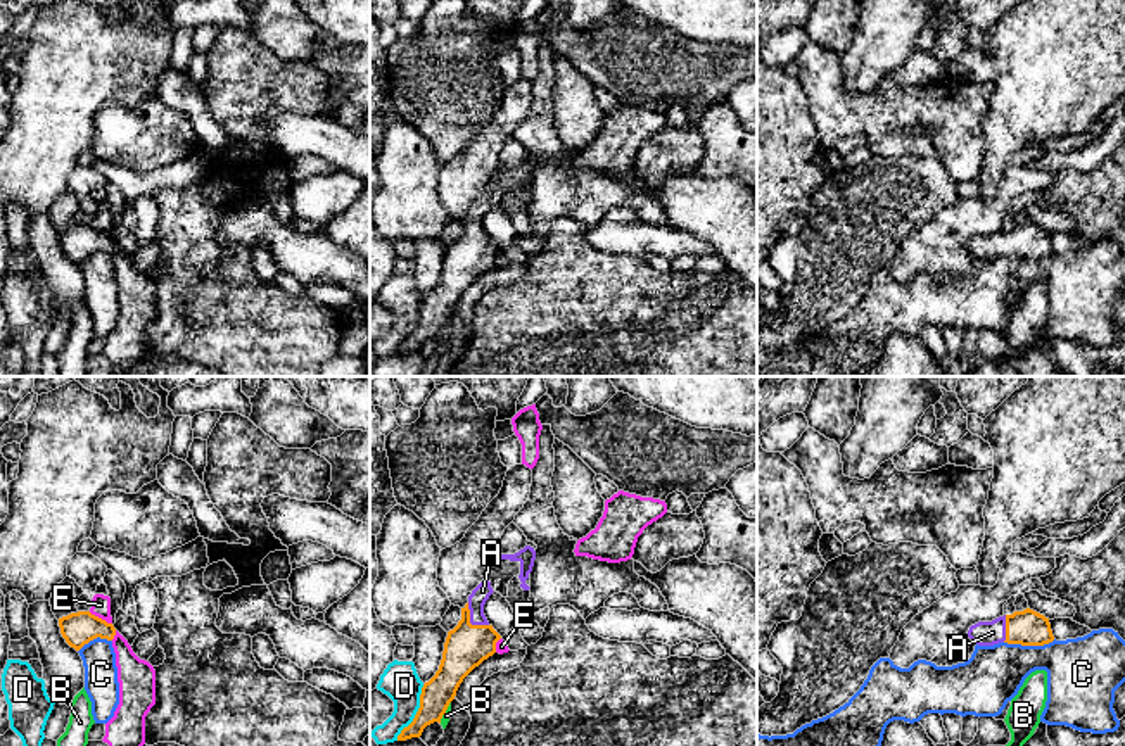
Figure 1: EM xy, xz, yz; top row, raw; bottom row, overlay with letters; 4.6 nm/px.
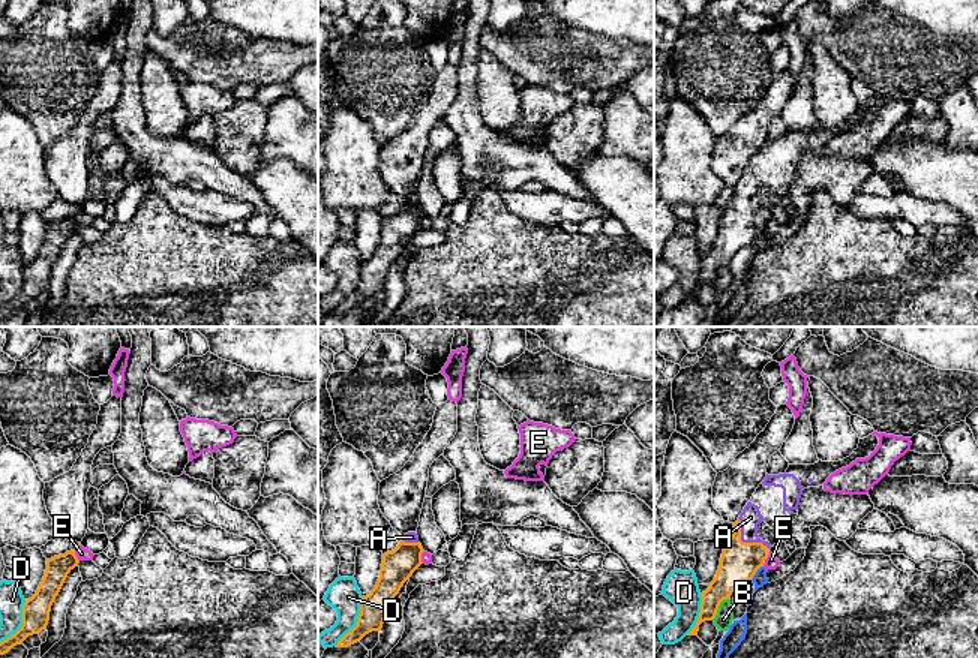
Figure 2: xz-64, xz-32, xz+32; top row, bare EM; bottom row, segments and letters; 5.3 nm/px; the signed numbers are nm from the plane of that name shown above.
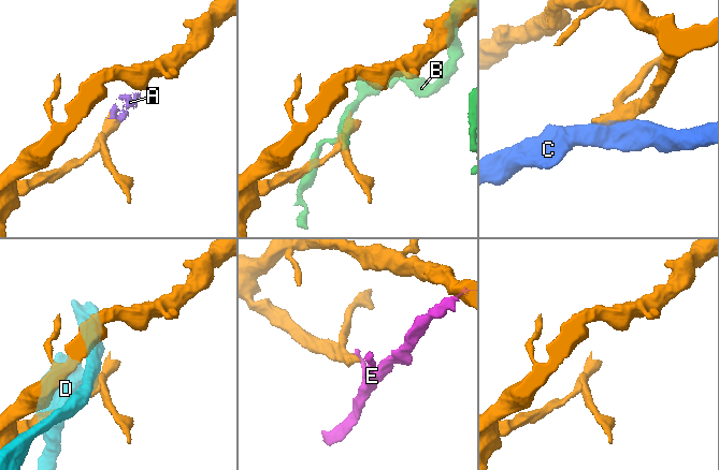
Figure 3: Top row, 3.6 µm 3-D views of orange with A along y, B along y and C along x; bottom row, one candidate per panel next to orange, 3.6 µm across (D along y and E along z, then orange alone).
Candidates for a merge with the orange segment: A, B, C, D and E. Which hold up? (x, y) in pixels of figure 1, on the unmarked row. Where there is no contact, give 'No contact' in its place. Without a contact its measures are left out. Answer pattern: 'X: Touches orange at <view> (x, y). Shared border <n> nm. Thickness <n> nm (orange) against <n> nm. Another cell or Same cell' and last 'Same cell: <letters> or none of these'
A: Touches orange at xz (469, 235). Shared border 150 nm. Thickness 200 nm (orange) against 80 nm. Same cell
B: Touches orange at xz (444, 325). Shared border 120 nm. Thickness 160 nm (orange) against 40 nm. Another cell
C: Touches orange at yz (1029, 258). Shared border 240 nm. Thickness 170 nm (orange) against 280 nm. Another cell
D: Touches orange at xz (417, 325). Shared border 300 nm. Thickness 150 nm (orange) against 180 nm. Another cell
E: Touches orange at xy (101, 232). Shared border 130 nm. Thickness 160 nm (orange) against 100 nm. Another cell
Same cell: A

